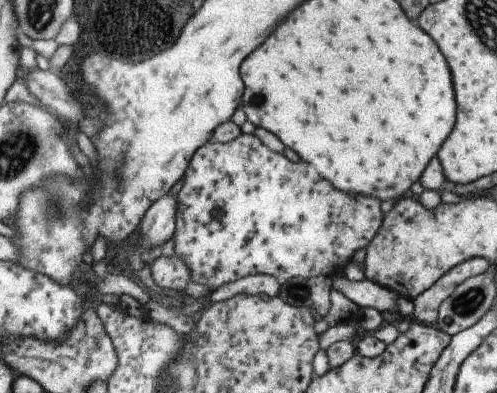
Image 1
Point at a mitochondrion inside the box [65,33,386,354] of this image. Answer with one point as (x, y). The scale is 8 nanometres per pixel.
(258, 100)

